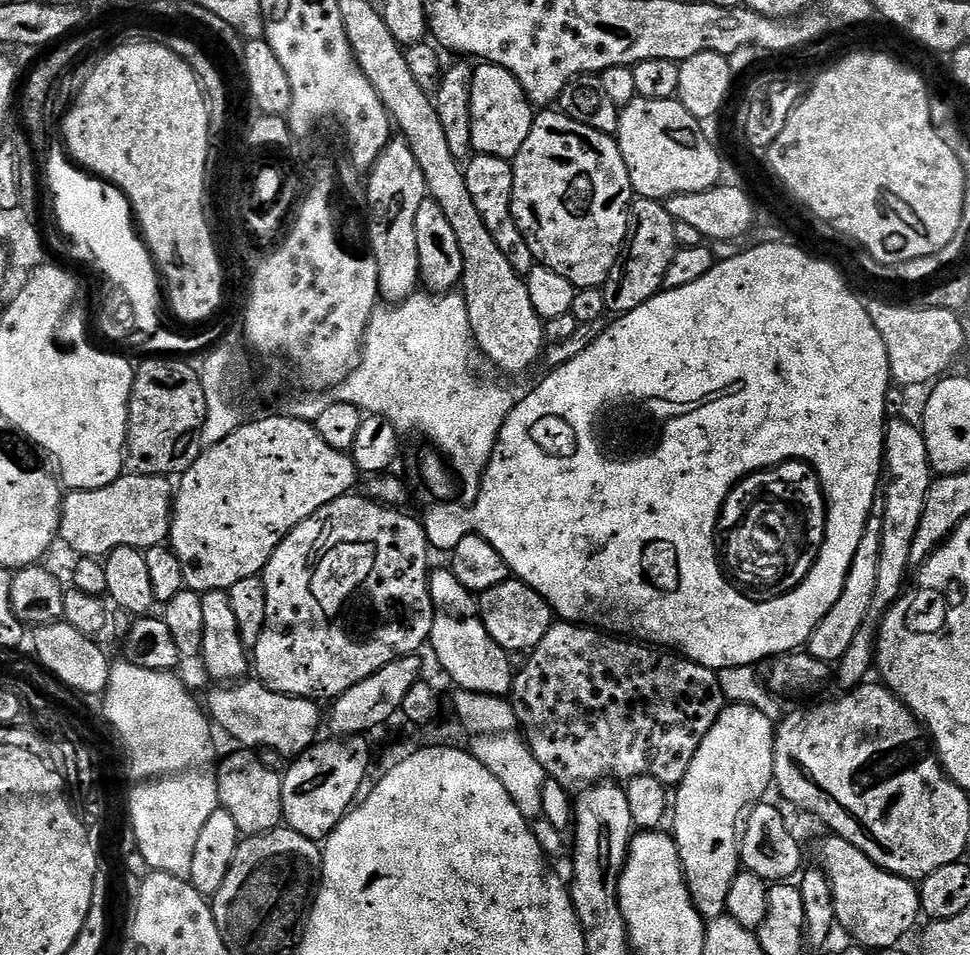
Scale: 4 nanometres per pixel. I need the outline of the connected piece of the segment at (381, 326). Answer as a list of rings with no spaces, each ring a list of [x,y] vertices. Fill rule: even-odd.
[[[417,294],[411,296],[409,300],[403,301],[399,306],[381,307],[372,315],[372,321],[368,324],[368,333],[364,335],[364,354],[362,357],[362,366],[353,370],[350,378],[344,381],[339,388],[335,389],[334,396],[336,400],[341,400],[347,404],[353,404],[355,408],[360,409],[361,413],[381,416],[386,418],[395,428],[400,429],[401,433],[416,431],[420,436],[429,436],[436,443],[435,451],[443,456],[445,461],[454,469],[455,479],[464,487],[463,499],[468,502],[475,501],[480,493],[480,483],[484,478],[484,471],[494,454],[494,446],[500,437],[502,426],[506,418],[512,412],[514,396],[511,396],[506,389],[500,384],[495,384],[488,376],[480,373],[480,360],[482,353],[476,347],[476,339],[470,326],[470,314],[464,305],[463,295],[460,294]]]

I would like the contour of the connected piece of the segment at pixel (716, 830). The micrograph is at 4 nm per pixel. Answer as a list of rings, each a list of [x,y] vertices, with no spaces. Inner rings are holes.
[[[729,703],[720,712],[714,726],[710,726],[706,738],[702,738],[702,746],[698,746],[698,754],[694,754],[694,762],[690,762],[690,770],[686,770],[686,778],[682,778],[682,782],[675,789],[674,839],[680,850],[680,861],[684,866],[684,878],[688,881],[692,901],[705,921],[711,922],[725,915],[730,888],[736,873],[742,868],[740,862],[742,817],[753,805],[767,797],[764,795],[767,794],[768,787],[770,789],[773,787],[775,754],[774,721],[762,714],[762,711],[748,705]]]

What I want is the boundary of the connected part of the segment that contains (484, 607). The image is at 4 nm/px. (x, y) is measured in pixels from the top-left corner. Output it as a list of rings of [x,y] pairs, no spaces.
[[[515,578],[479,593],[478,603],[480,617],[490,638],[494,638],[494,642],[498,642],[498,646],[502,646],[509,654],[531,653],[538,646],[538,642],[546,638],[546,630],[550,630],[554,623],[552,607],[530,585]]]

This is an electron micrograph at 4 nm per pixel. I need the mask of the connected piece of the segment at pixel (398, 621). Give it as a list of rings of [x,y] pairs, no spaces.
[[[349,494],[330,502],[322,510],[318,510],[315,518],[303,520],[294,531],[289,534],[278,546],[270,558],[270,562],[264,568],[262,579],[267,594],[266,610],[268,618],[264,623],[262,634],[254,646],[254,672],[263,683],[275,692],[281,692],[287,696],[302,696],[305,698],[335,698],[341,696],[346,690],[358,686],[366,678],[370,678],[378,670],[382,670],[390,662],[401,660],[404,656],[419,653],[420,647],[429,643],[432,634],[432,623],[436,612],[432,609],[432,595],[430,594],[430,567],[428,568],[428,552],[430,545],[427,534],[424,533],[424,525],[419,519],[407,516],[399,507],[389,507],[383,503],[377,503],[367,495]]]

